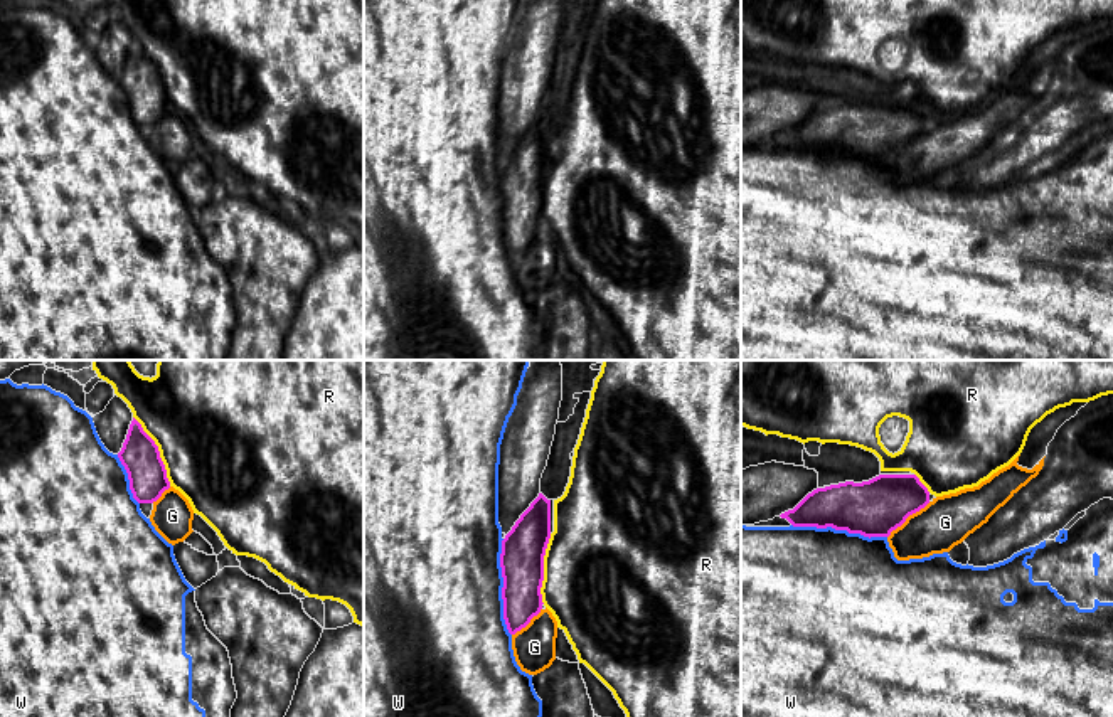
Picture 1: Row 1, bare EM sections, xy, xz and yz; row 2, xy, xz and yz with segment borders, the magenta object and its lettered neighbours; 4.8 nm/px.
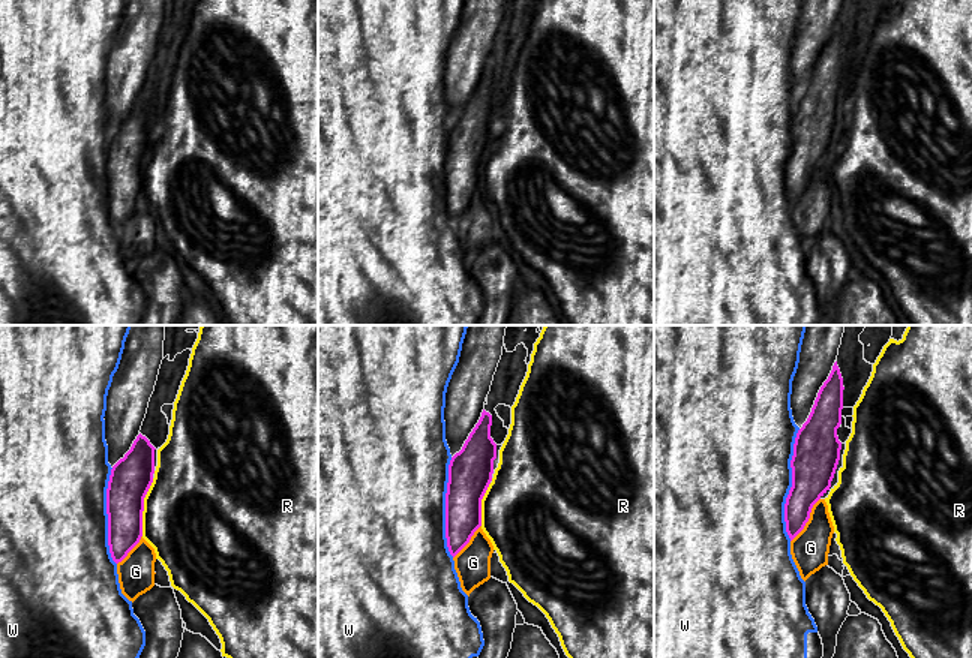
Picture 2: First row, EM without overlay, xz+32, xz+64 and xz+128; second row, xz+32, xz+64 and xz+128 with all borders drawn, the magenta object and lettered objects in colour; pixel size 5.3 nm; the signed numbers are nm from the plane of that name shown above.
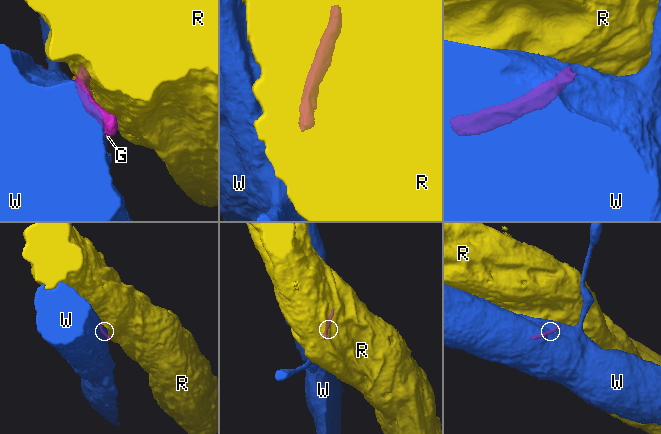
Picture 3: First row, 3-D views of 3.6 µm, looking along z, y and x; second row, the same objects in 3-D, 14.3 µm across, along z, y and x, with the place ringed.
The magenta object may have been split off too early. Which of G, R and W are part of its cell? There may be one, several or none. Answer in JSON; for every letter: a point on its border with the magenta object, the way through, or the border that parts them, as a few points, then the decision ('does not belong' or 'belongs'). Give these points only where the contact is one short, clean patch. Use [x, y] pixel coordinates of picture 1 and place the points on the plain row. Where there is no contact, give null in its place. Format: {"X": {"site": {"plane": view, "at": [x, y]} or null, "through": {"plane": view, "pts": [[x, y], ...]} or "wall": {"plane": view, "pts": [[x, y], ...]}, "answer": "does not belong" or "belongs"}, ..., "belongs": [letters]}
{"G": {"site": {"plane": "yz", "at": [908, 138]}, "answer": "does not belong"}, "R": {"site": {"plane": "xz", "at": [543, 192]}, "answer": "does not belong"}, "W": {"site": {"plane": "xz", "at": [502, 211]}, "answer": "does not belong"}, "belongs": []}

